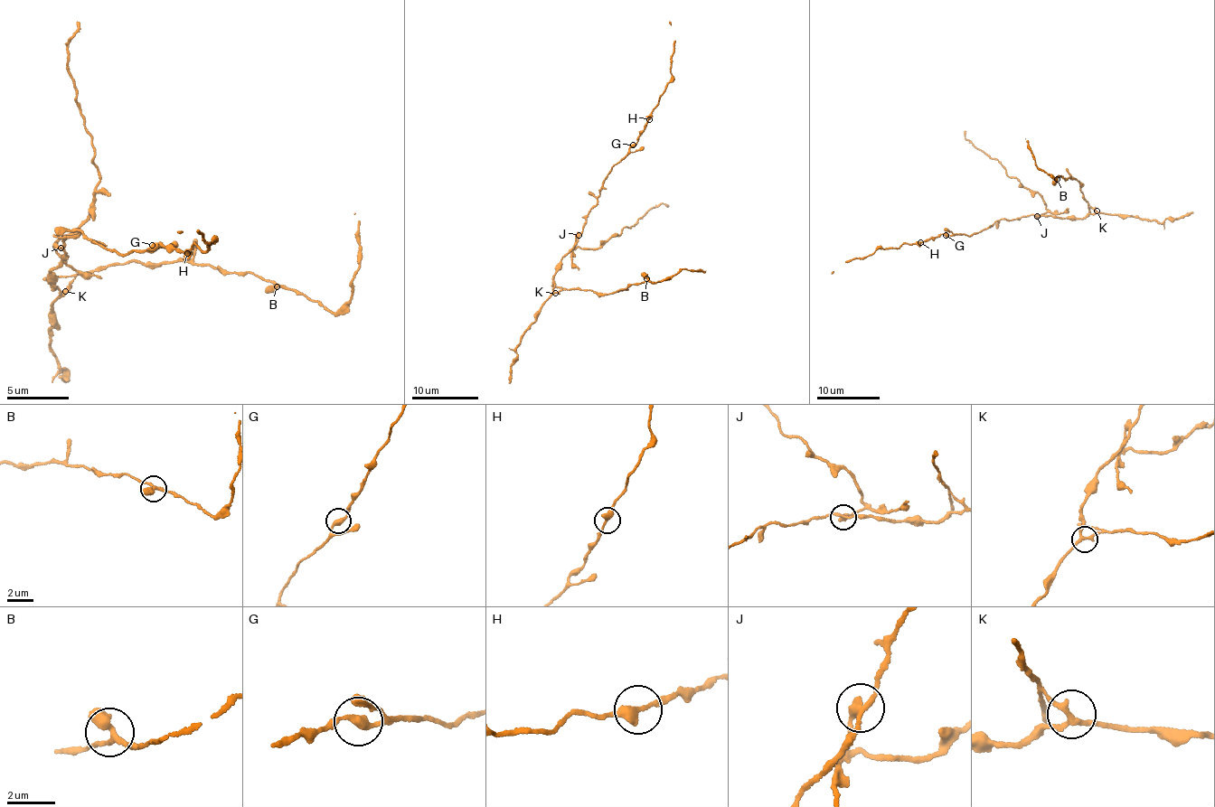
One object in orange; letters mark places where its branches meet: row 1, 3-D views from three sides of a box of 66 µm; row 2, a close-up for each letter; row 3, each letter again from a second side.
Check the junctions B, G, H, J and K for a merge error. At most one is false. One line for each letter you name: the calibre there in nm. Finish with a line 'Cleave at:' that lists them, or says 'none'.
J: 280 nm thick
Cleave at: J

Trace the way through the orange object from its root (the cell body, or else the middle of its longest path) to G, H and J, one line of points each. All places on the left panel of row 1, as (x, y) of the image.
G: (62, 259), (61, 239), (77, 236), (76, 229), (121, 255), (152, 245)
H: (62, 259), (61, 239), (77, 236), (76, 229), (121, 255), (158, 245), (187, 253)
J: (62, 259), (65, 254), (61, 248)

